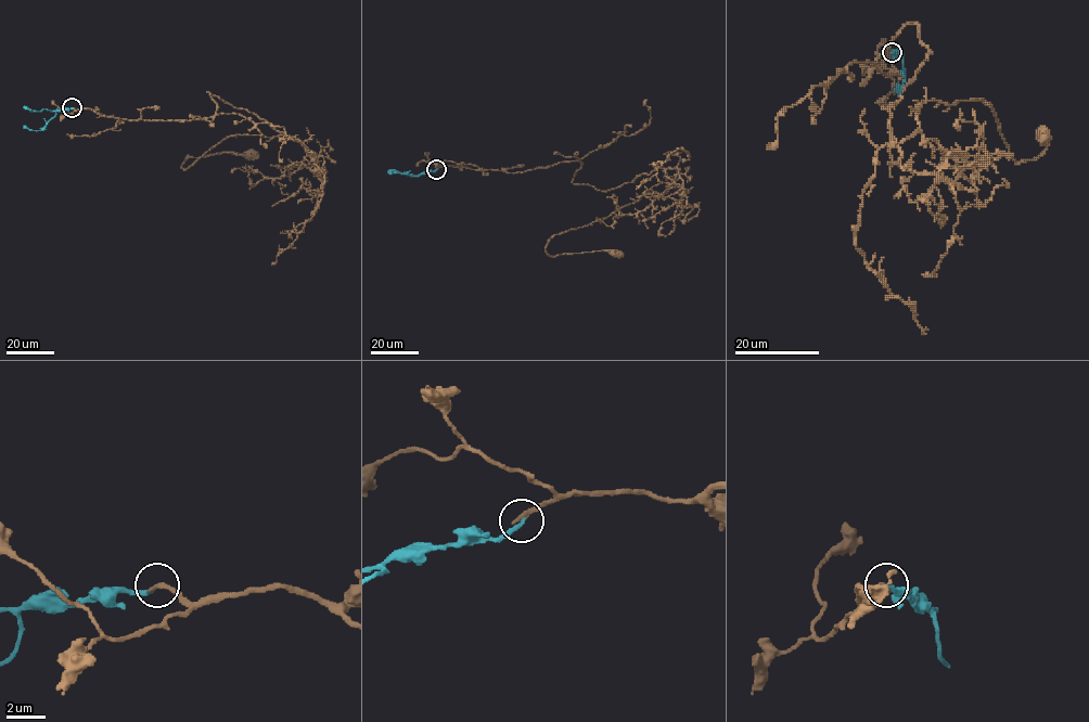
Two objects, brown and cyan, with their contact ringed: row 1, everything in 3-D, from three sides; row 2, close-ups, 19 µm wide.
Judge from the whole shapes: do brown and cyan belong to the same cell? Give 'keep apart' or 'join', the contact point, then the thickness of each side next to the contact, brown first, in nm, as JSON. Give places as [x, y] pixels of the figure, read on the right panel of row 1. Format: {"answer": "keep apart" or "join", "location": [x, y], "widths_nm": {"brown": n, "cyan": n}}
{"answer": "join", "location": [892, 52], "widths_nm": {"brown": 240, "cyan": 240}}

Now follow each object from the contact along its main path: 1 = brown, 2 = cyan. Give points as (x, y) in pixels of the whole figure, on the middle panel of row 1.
1: (436, 169), (579, 160), (573, 183), (606, 191), (676, 168), (671, 184), (546, 247), (616, 254)
2: (436, 169), (417, 177), (388, 173)

